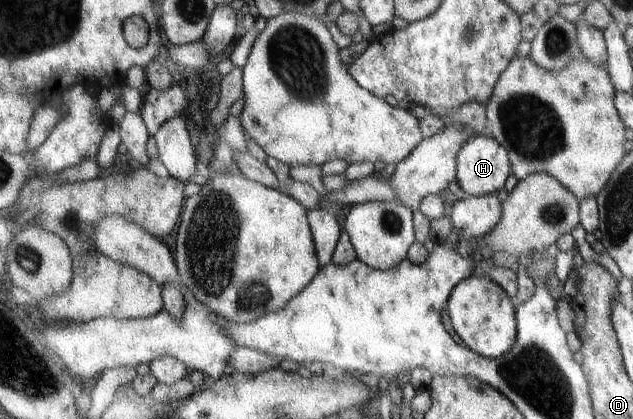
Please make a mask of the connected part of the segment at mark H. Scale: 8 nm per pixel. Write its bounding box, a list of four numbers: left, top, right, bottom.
[457,134,513,197]

